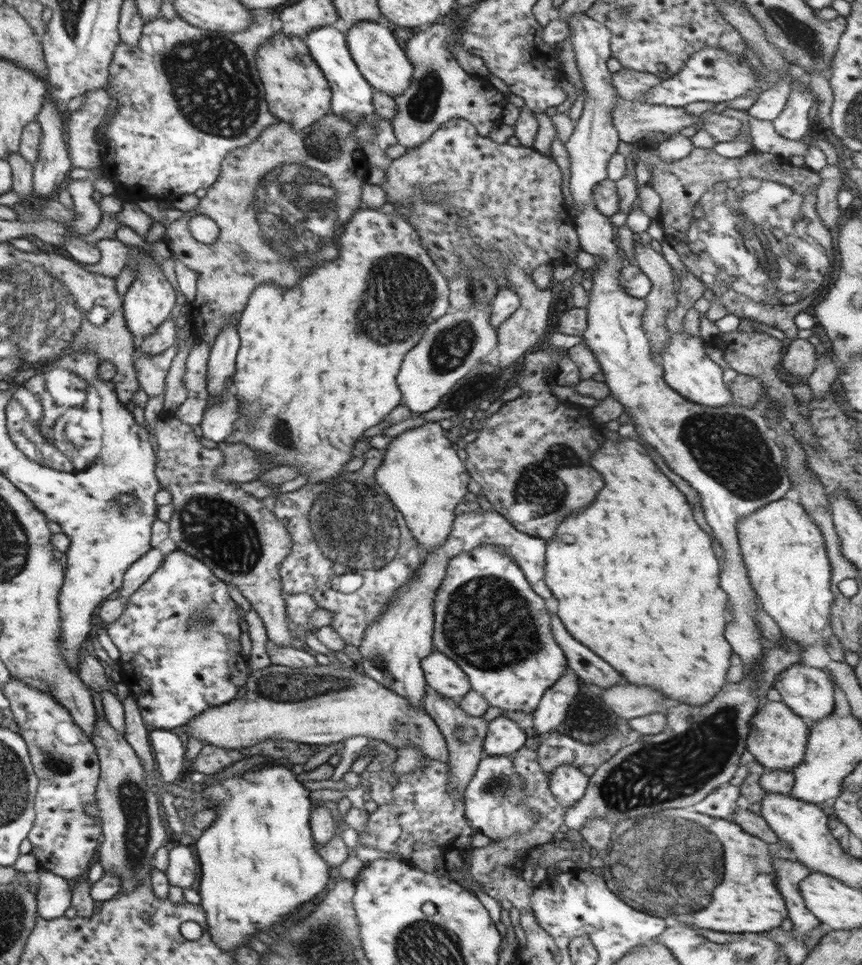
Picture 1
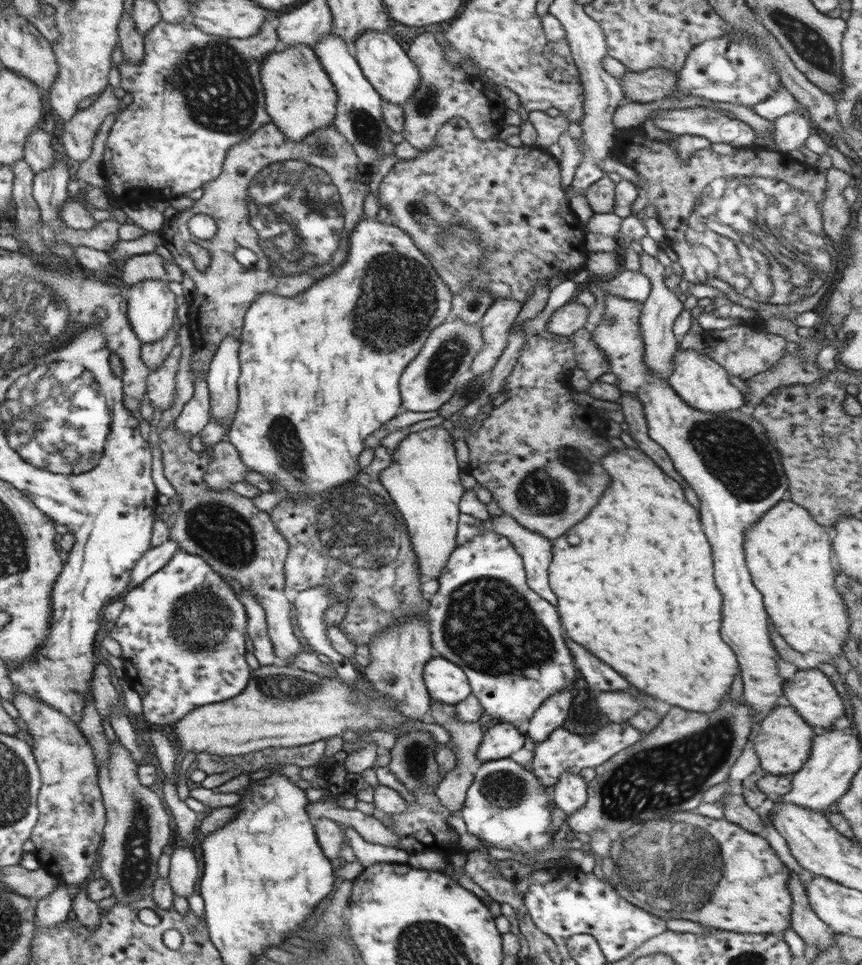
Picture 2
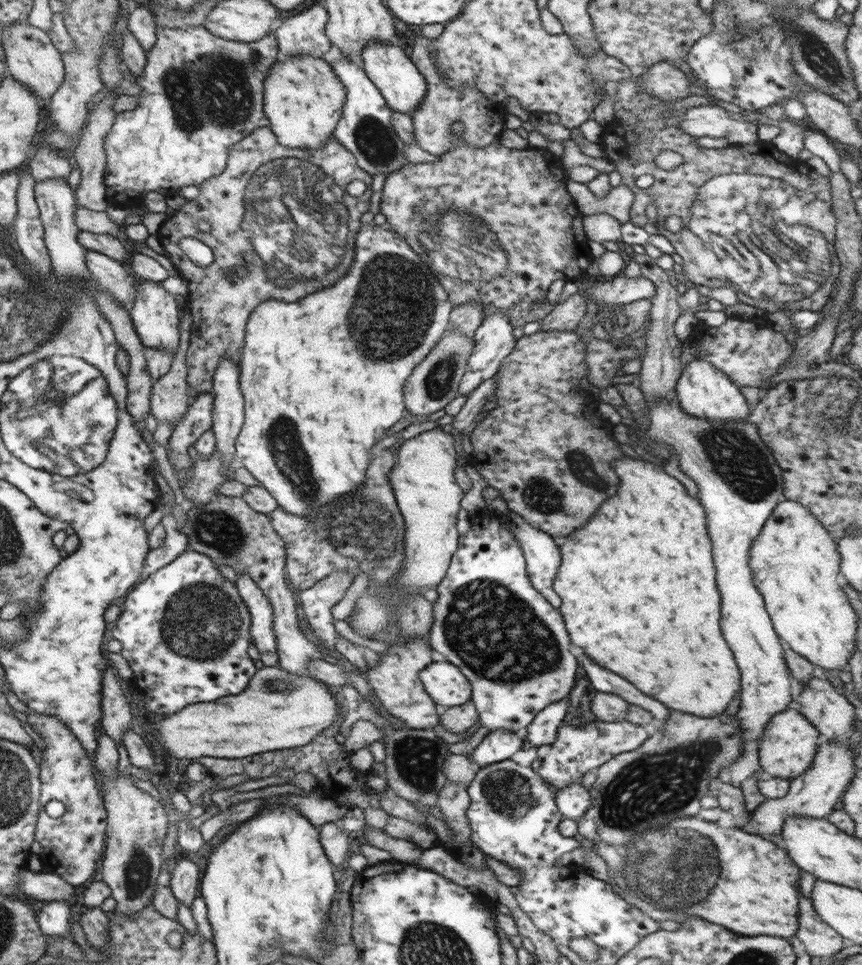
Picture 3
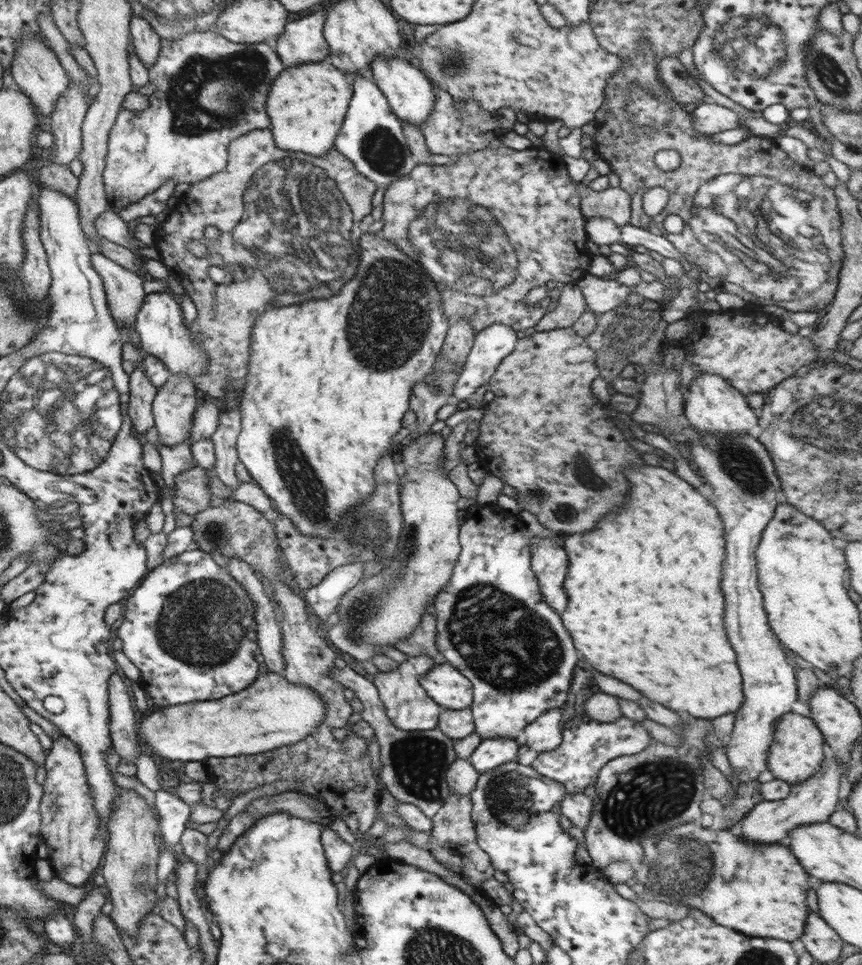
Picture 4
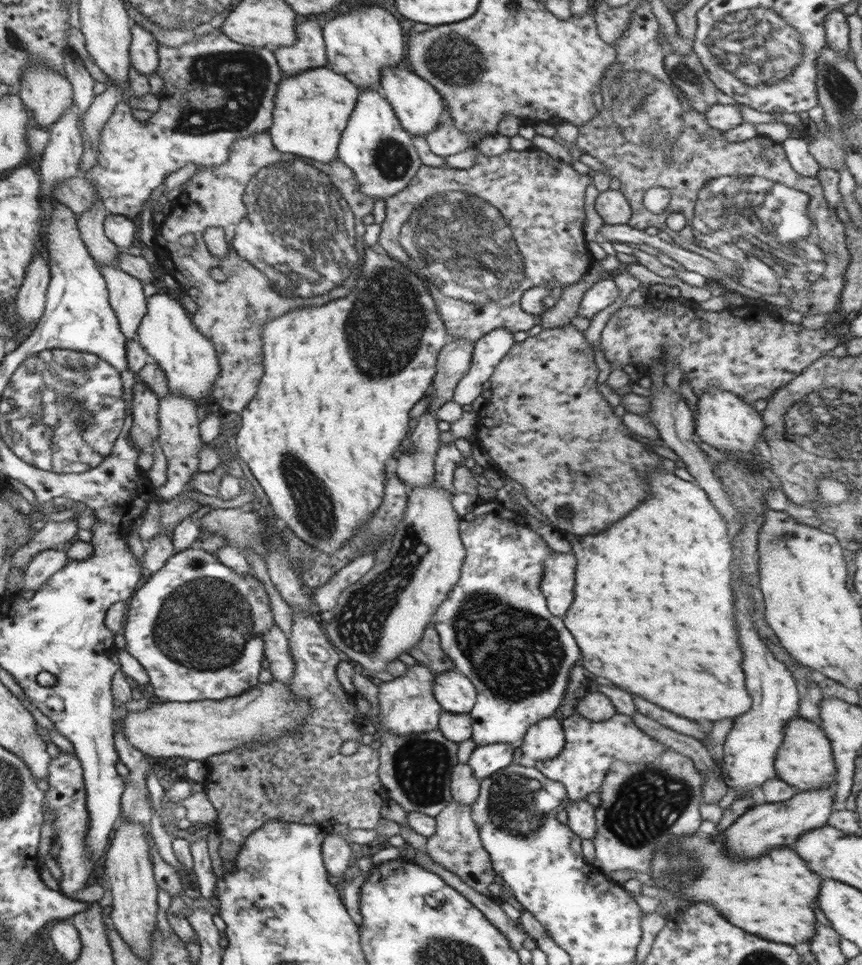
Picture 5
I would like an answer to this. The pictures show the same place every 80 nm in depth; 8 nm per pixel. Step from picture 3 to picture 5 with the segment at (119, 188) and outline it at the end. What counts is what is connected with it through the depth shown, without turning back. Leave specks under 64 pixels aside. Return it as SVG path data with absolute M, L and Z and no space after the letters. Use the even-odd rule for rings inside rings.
M221 31L206 33L178 48L159 46L158 75L164 88L159 93L160 108L147 122L133 118L126 100L116 105L112 117L102 129L97 166L86 172L85 180L98 192L110 214L136 218L141 206L172 172L184 168L188 162L197 168L220 166L229 158L230 145L239 138L266 133L272 127L274 99L282 72L271 48L254 48L233 42Z

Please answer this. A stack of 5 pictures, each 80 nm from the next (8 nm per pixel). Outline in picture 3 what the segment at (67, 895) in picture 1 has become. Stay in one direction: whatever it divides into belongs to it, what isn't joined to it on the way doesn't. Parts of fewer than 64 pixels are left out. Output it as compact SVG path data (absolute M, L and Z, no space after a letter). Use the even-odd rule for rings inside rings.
M45 901L40 903L39 923L45 933L55 937L70 934L70 904L68 901Z

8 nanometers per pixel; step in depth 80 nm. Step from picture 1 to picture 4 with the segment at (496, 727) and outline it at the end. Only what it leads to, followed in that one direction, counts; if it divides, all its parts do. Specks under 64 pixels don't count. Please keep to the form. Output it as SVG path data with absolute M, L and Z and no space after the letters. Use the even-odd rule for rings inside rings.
M491 738L482 739L471 756L467 759L480 773L496 768L501 764L516 761L519 745L516 739Z

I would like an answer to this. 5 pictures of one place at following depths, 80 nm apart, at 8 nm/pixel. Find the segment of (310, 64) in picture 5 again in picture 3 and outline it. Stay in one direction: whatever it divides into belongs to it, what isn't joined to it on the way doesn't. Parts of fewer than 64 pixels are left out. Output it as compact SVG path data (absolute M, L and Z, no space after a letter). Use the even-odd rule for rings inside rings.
M317 2L297 15L284 18L274 34L280 54L328 57L332 48L325 31L328 21L326 7Z

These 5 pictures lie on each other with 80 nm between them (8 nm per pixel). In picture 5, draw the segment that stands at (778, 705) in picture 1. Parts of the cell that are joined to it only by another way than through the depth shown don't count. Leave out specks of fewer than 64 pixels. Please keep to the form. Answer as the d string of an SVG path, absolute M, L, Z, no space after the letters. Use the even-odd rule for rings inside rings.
M799 714L788 720L783 733L784 740L777 748L774 761L776 778L798 787L800 791L836 784L837 768L833 761L832 747L820 726Z

